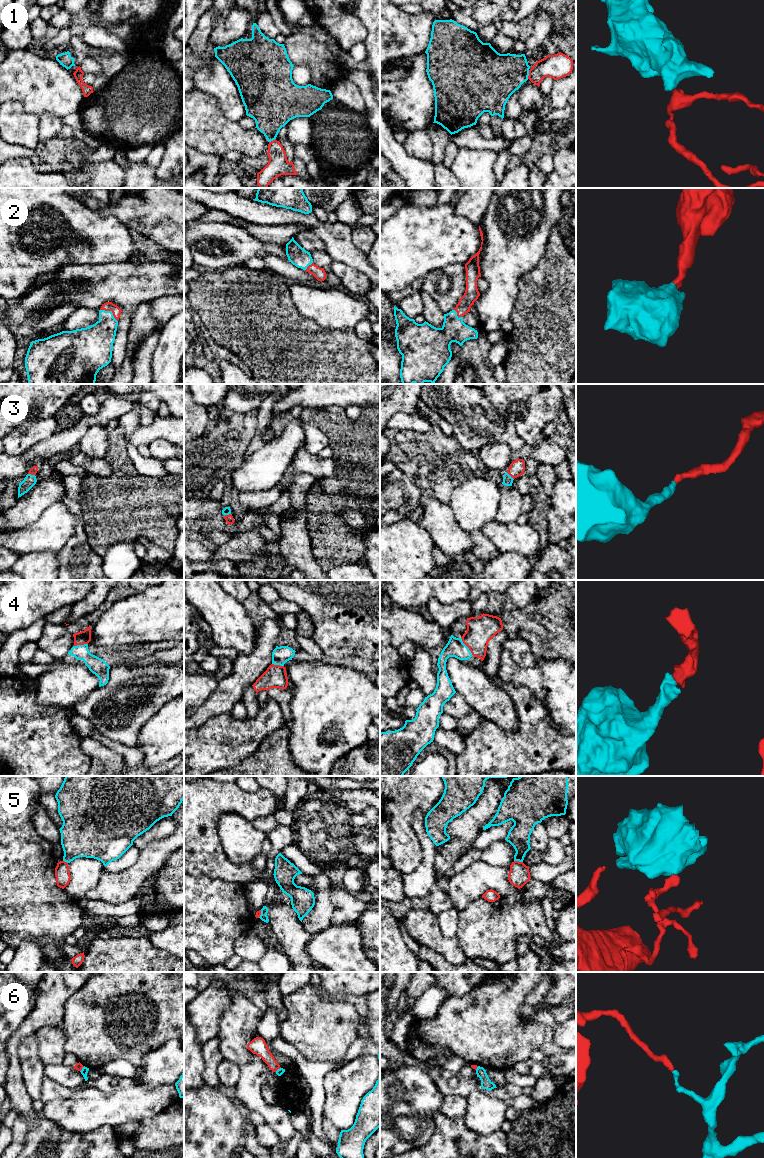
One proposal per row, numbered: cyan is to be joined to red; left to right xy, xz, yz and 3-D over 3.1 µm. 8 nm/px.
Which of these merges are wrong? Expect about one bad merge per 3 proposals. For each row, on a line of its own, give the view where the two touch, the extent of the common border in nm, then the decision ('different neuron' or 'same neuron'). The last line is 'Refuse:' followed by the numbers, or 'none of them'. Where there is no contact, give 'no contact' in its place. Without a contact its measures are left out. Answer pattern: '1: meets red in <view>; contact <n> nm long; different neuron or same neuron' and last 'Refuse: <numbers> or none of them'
1: meets red in yz; contact 70 nm long; different neuron
2: meets red in xy; contact 170 nm long; same neuron
3: meets red in yz; contact 90 nm long; same neuron
4: meets red in yz; contact 180 nm long; same neuron
5: meets red in yz; contact 70 nm long; different neuron
6: meets red in xy; contact 60 nm long; different neuron
Refuse: 1, 5, 6

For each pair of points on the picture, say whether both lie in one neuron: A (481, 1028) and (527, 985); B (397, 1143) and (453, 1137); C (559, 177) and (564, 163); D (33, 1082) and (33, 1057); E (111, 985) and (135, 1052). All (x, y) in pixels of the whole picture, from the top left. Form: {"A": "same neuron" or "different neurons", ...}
{"A": "same neuron", "B": "different neurons", "C": "same neuron", "D": "same neuron", "E": "same neuron"}

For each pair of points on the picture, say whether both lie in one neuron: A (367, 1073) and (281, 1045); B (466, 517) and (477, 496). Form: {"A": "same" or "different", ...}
{"A": "different", "B": "same"}

